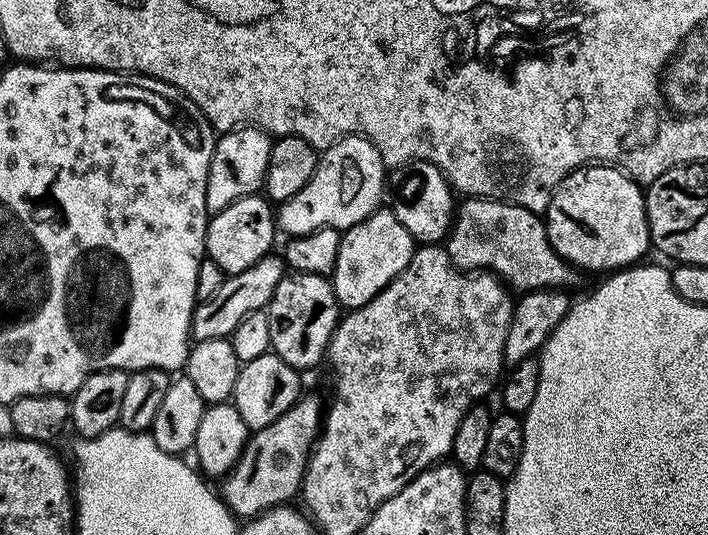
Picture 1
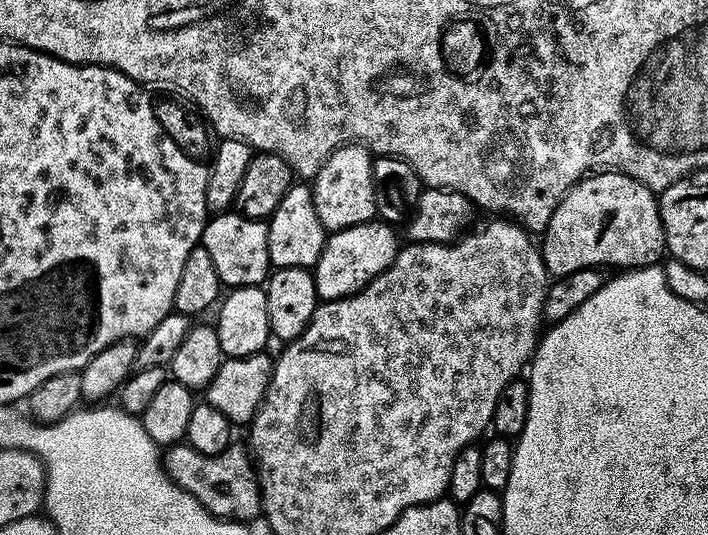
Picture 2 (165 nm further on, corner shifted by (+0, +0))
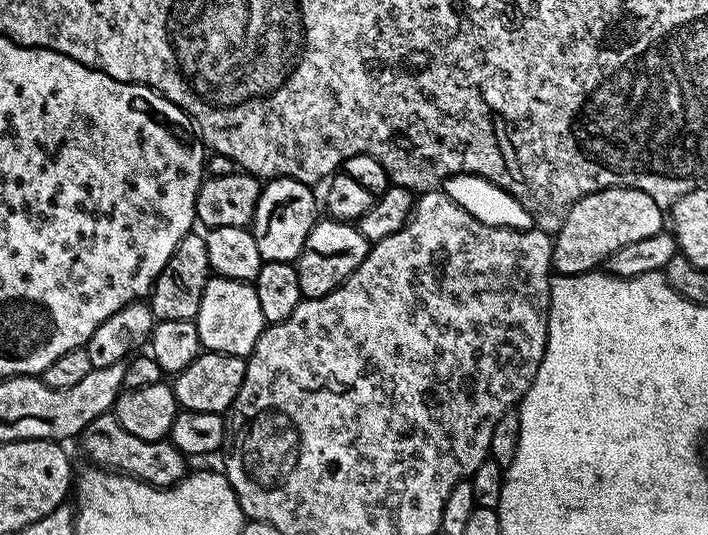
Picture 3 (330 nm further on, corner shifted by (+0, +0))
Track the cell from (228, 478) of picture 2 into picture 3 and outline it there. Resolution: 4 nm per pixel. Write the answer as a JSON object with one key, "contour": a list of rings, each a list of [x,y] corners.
{"contour":[[[112,412],[94,418],[94,422],[90,422],[90,426],[86,426],[86,430],[80,433],[78,443],[95,467],[133,476],[135,480],[155,488],[170,488],[180,483],[186,475],[186,457],[172,444],[171,439],[134,438],[130,430],[122,430]]]}

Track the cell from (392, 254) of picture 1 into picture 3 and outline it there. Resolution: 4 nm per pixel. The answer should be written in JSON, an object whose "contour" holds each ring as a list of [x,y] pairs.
{"contour":[[[331,218],[317,219],[306,238],[300,257],[294,262],[301,297],[313,300],[330,294],[339,284],[348,280],[350,274],[358,270],[358,266],[362,266],[369,247],[368,240],[362,238],[360,229],[355,223]]]}

